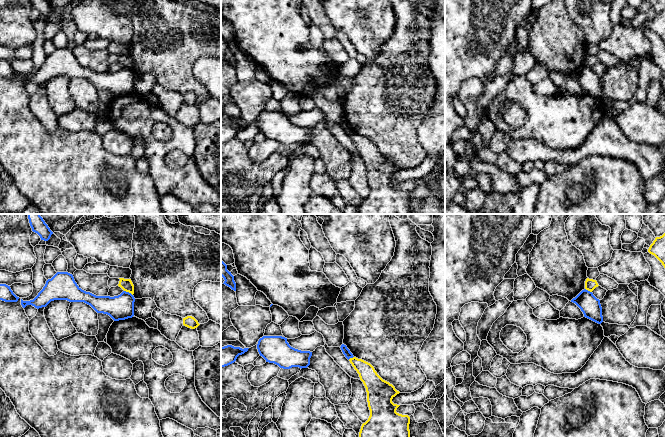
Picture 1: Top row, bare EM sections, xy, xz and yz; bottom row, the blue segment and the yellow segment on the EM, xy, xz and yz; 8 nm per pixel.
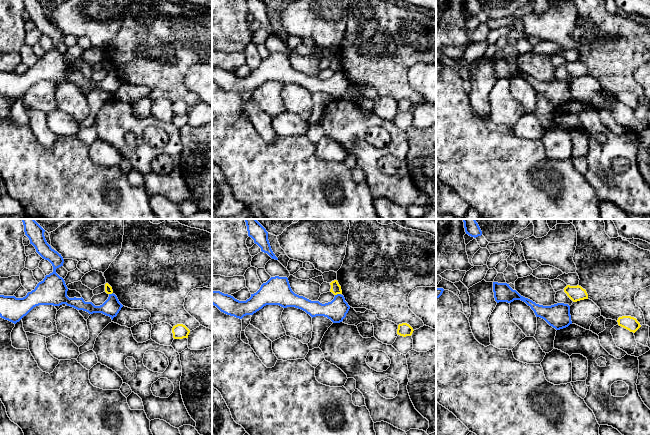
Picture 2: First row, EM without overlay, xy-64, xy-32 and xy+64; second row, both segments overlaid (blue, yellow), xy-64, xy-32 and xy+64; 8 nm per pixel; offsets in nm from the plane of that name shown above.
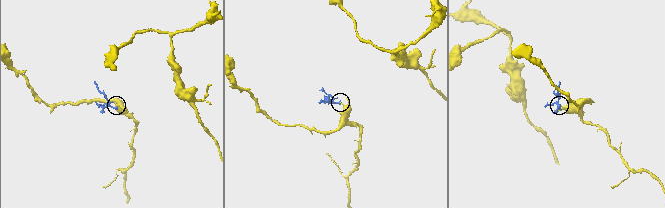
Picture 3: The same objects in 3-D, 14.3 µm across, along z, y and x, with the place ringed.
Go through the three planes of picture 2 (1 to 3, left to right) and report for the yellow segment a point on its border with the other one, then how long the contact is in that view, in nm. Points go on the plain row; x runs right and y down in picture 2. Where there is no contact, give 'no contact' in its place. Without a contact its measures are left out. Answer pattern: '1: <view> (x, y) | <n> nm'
1: xy-64 (110, 70) | 40 nm
2: xy-32 (337, 70) | 50 nm
3: no contact

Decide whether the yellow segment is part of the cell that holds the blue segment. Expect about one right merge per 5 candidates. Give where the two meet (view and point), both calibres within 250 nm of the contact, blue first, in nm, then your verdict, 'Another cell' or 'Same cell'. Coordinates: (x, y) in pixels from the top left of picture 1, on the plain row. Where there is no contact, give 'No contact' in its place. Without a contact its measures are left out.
Touches blue at xy (128, 68). Thickness 200 nm (blue) against 100 nm. Another cell

